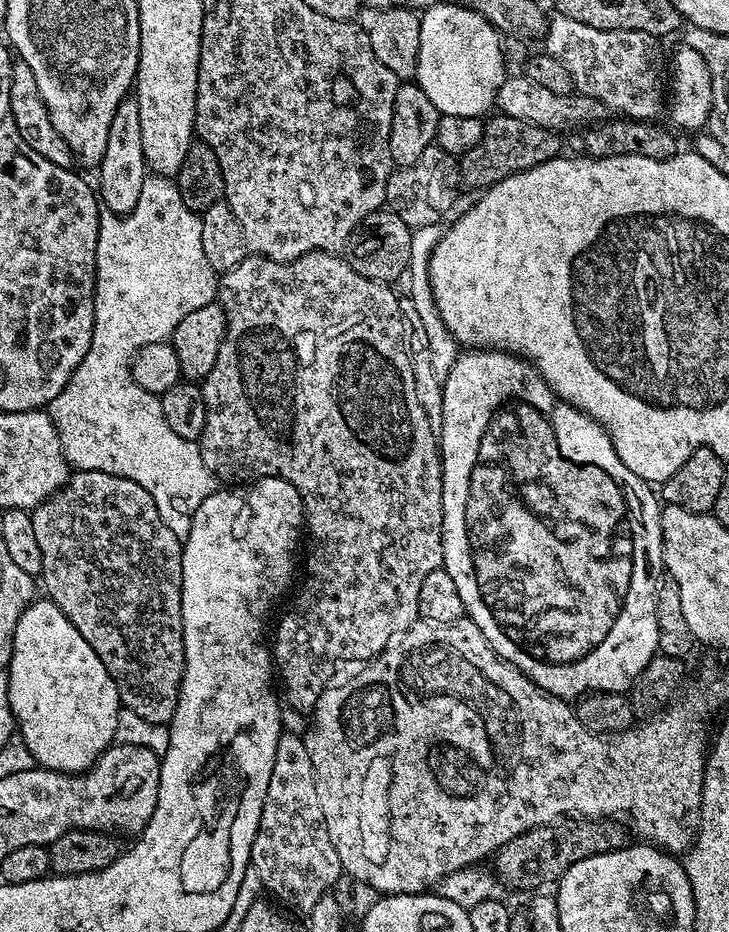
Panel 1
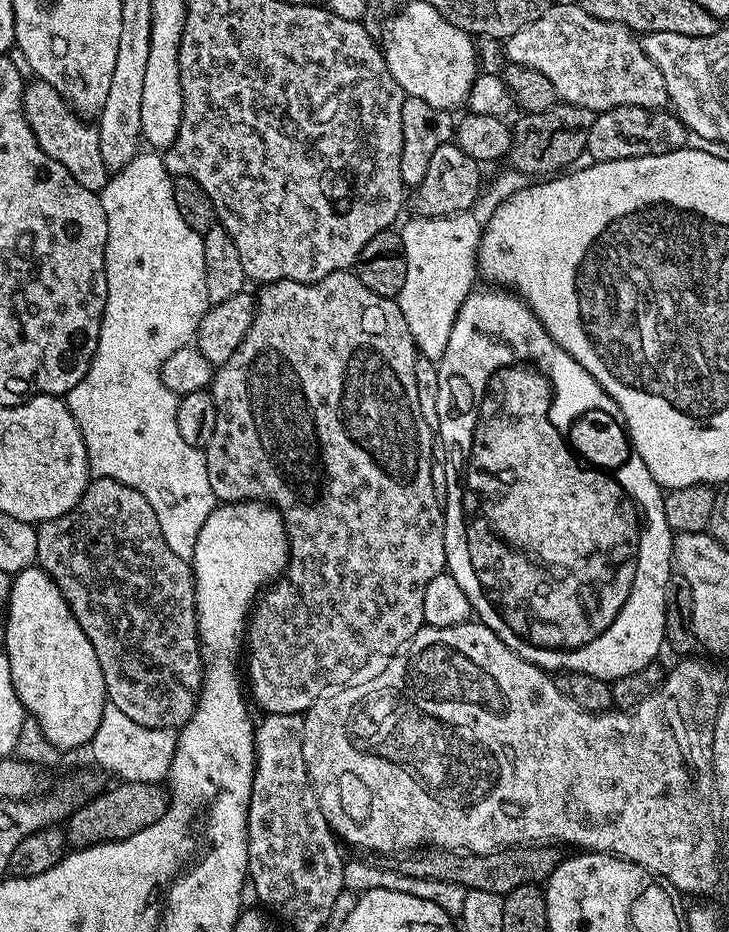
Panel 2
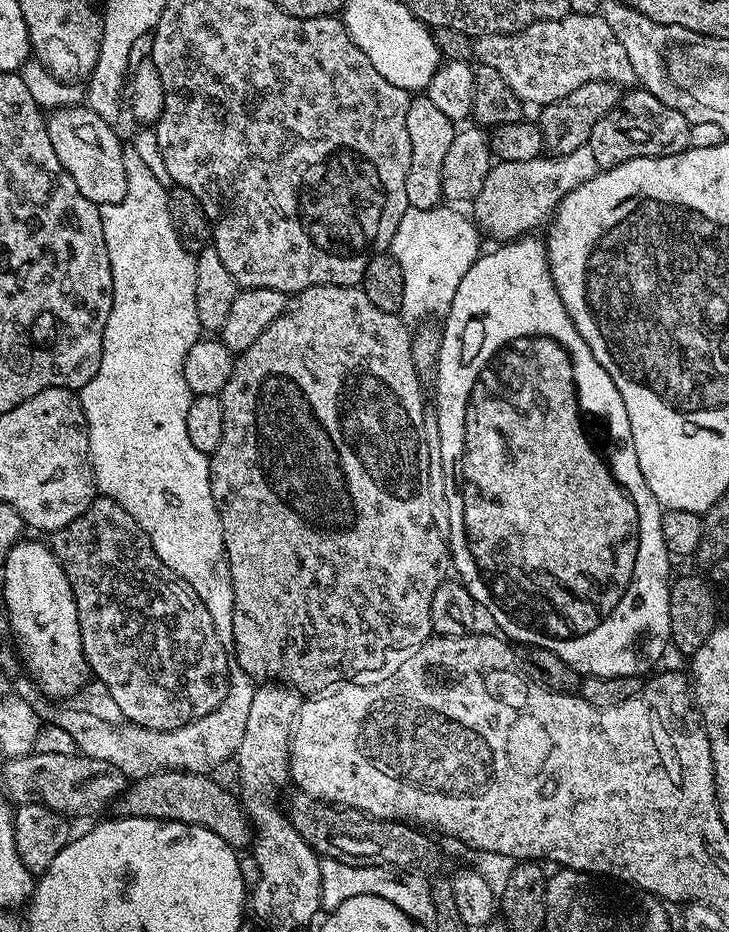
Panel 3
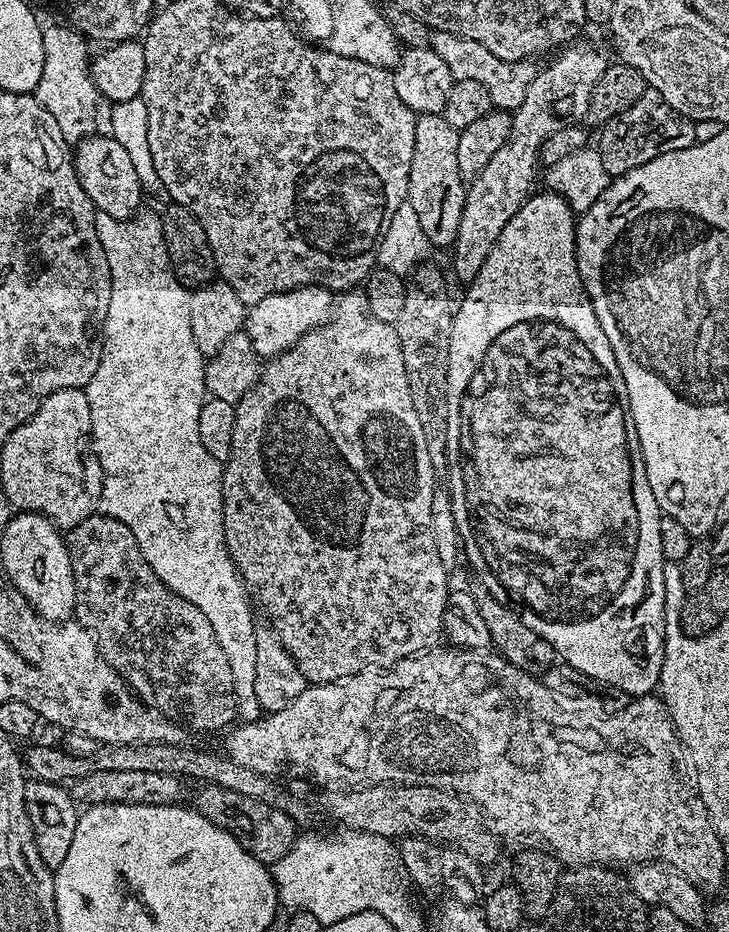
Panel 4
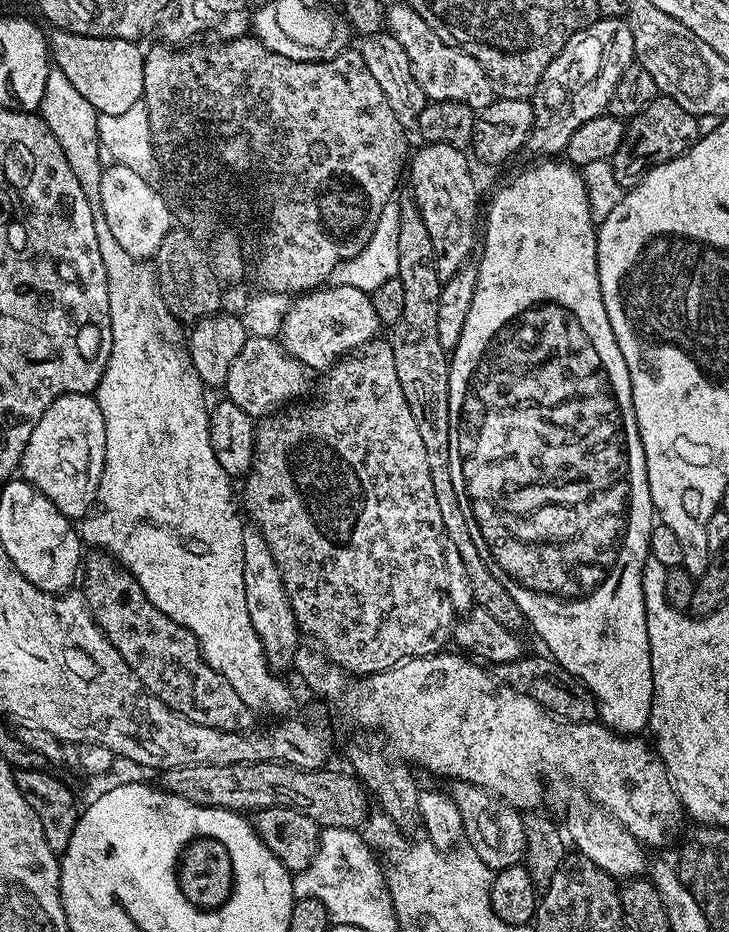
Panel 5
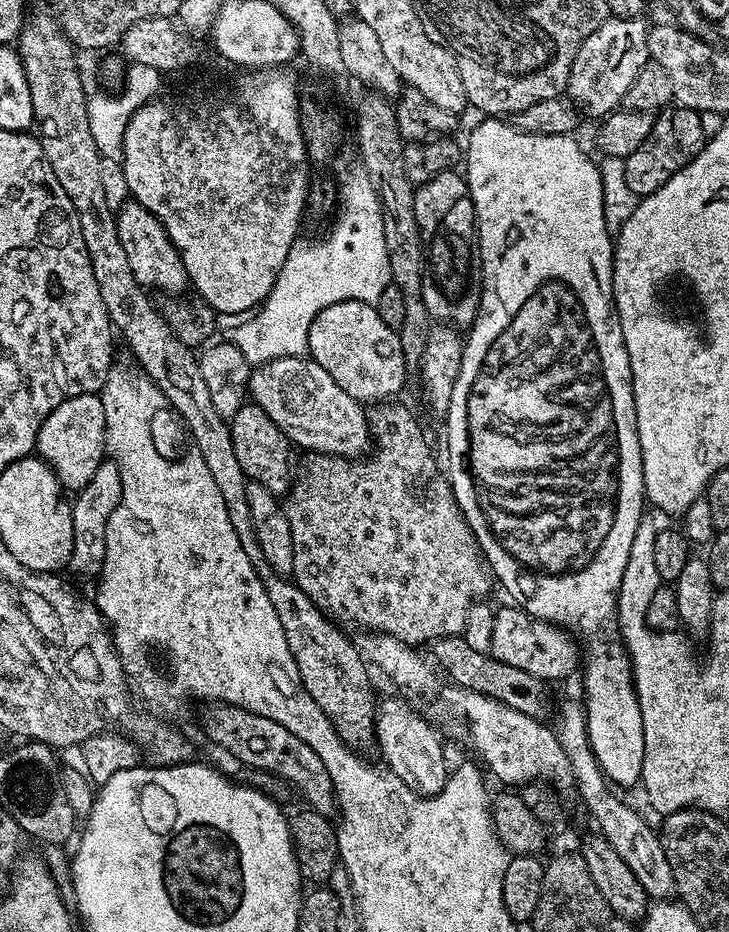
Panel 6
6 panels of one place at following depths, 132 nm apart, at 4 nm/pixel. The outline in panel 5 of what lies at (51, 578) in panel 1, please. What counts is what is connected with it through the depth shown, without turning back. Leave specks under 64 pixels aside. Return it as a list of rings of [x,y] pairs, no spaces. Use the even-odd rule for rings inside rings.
[[[96,550],[91,553],[92,557],[85,559],[82,564],[82,595],[96,619],[96,625],[106,634],[106,638],[122,654],[126,666],[142,682],[142,686],[150,695],[157,696],[170,710],[185,716],[190,722],[198,722],[198,726],[210,726],[214,730],[226,730],[227,732],[247,732],[253,727],[252,709],[238,698],[238,690],[226,682],[218,670],[214,670],[204,661],[204,655],[200,652],[200,644],[196,635],[186,626],[174,622],[162,610],[158,610],[146,598],[142,586],[130,575],[126,569],[121,568],[111,556]]]

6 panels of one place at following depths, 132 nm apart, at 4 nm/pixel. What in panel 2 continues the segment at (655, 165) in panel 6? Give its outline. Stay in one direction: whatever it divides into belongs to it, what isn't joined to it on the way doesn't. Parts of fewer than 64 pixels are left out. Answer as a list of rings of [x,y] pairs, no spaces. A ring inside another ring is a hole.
[[[618,106],[597,115],[594,126],[590,126],[586,152],[589,157],[592,155],[591,159],[596,162],[670,154],[674,150],[685,147],[688,132],[680,117],[671,111]]]

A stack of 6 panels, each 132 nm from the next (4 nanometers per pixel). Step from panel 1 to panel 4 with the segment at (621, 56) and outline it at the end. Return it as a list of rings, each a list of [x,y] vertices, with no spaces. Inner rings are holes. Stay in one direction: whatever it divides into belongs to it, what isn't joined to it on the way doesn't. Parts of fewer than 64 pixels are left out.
[[[433,31],[430,47],[437,52],[442,62],[450,70],[453,81],[473,80],[486,86],[486,94],[490,94],[492,107],[496,110],[515,110],[522,106],[526,98],[526,90],[530,90],[530,82],[534,82],[538,68],[532,65],[531,59],[503,60],[498,54],[490,54],[482,42],[474,42],[470,38],[462,38],[458,34]]]

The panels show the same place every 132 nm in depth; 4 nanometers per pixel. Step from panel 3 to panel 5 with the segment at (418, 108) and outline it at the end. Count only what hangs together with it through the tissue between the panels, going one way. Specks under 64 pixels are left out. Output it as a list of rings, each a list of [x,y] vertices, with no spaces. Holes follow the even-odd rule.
[[[425,143],[423,146],[420,146],[420,149],[418,149],[417,152],[415,149],[414,155],[410,160],[410,172],[412,168],[412,189],[410,189],[410,195],[412,199],[415,200],[418,210],[422,214],[422,222],[426,222],[426,230],[430,234],[430,242],[434,246],[434,254],[436,255],[434,258],[434,266],[438,270],[441,281],[449,280],[451,276],[456,273],[456,271],[464,267],[465,264],[469,263],[471,256],[468,255],[472,252],[472,239],[474,239],[475,236],[477,239],[478,236],[478,222],[476,226],[476,180],[472,177],[472,168],[468,165],[468,160],[464,157],[464,155],[466,155],[466,152],[463,148],[455,148],[449,144]]]

